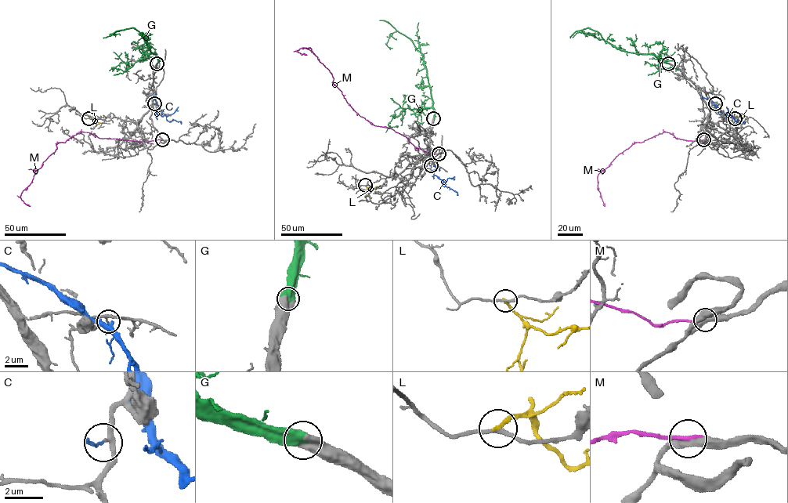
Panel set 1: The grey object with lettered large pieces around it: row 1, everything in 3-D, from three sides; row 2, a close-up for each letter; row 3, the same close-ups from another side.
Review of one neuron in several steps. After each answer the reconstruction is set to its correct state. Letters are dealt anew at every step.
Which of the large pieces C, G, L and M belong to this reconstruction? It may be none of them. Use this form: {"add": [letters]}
{"add": ["G"]}

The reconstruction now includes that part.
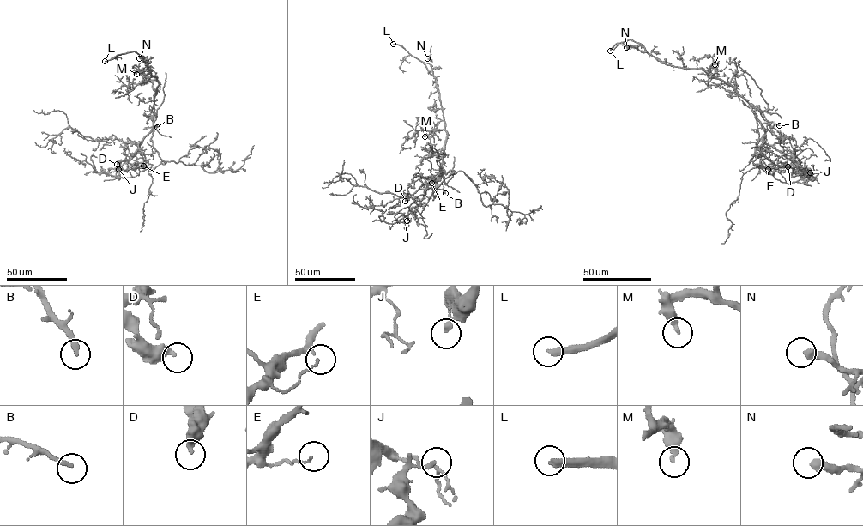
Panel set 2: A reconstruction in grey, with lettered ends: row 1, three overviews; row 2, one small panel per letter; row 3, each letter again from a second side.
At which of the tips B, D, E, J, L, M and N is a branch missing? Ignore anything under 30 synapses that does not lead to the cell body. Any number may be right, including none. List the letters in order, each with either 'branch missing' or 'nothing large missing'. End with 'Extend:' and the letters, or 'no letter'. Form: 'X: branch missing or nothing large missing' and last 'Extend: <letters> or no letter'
B: branch missing
D: nothing large missing
E: nothing large missing
J: nothing large missing
L: branch missing
M: nothing large missing
N: branch missing
Extend: B, L, N

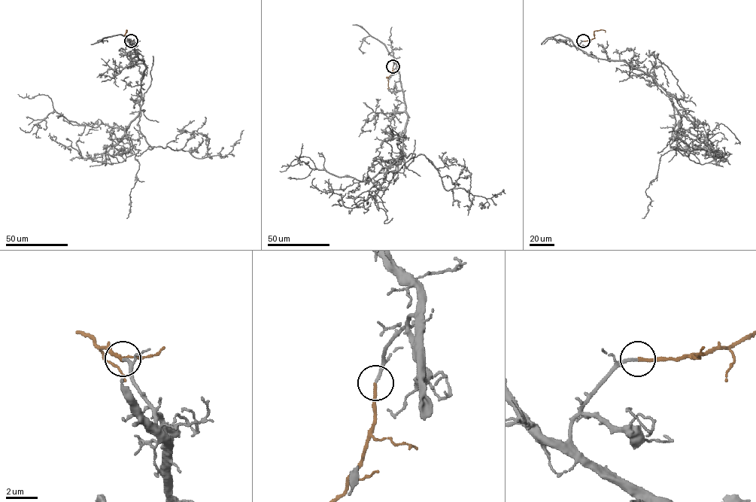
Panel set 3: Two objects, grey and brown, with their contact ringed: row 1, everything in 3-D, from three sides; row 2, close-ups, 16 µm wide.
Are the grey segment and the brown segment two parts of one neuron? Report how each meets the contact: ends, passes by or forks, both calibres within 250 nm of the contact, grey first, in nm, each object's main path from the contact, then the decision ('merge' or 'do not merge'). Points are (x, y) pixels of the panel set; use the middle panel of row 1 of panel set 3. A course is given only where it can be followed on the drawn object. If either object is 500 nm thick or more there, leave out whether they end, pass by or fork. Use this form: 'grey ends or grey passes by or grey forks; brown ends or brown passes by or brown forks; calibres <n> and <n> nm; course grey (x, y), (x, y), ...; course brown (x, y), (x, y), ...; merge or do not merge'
grey ends; brown ends; calibres 180 and 190 nm; course grey (393, 66), (396, 61), (408, 116), (399, 159), (423, 154), (447, 190), (464, 188), (486, 199), (505, 193); course brown (393, 66), (391, 73), (387, 77), (387, 88); merge

